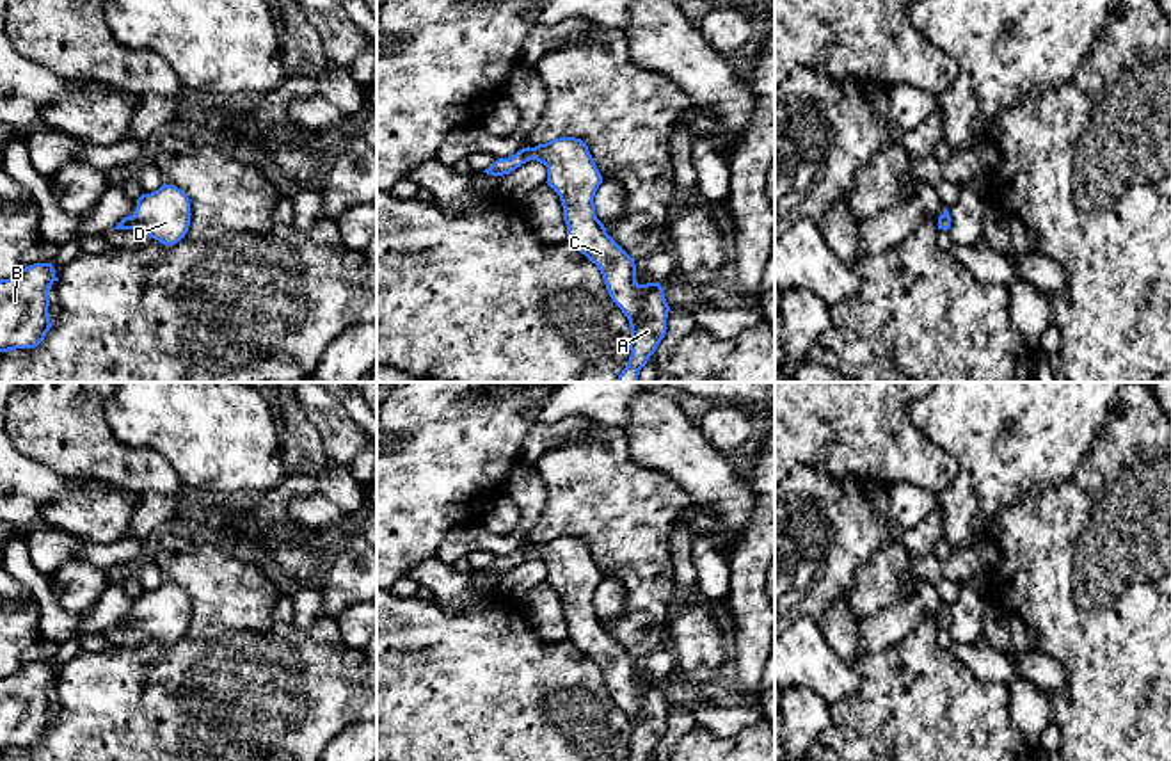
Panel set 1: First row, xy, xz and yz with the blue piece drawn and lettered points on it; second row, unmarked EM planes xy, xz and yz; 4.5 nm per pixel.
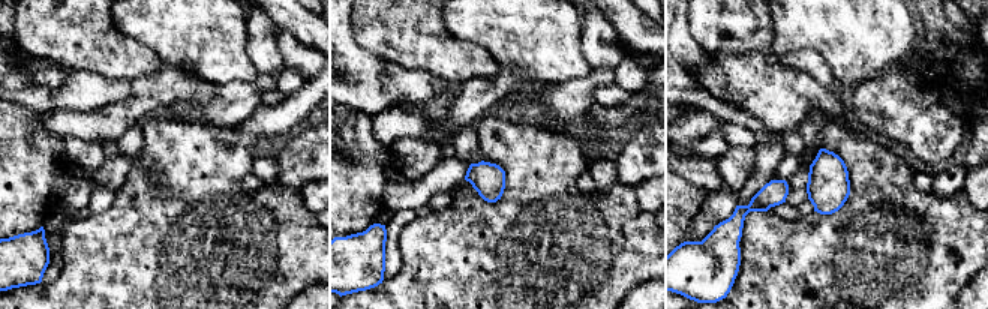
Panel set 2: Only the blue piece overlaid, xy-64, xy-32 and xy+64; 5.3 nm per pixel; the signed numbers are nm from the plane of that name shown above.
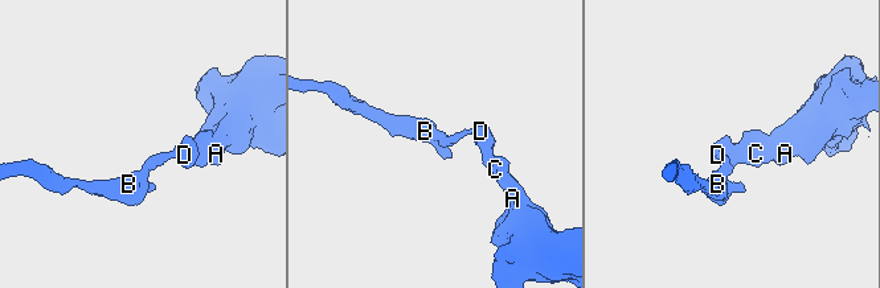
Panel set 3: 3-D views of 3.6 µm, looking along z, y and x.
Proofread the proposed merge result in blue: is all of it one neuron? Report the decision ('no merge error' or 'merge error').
no merge error

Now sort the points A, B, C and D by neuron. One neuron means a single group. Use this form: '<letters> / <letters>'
A B C D

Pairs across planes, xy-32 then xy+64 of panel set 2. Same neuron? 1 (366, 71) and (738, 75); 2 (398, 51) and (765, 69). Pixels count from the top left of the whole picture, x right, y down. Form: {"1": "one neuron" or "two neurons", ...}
{"1": "two neurons", "2": "two neurons"}

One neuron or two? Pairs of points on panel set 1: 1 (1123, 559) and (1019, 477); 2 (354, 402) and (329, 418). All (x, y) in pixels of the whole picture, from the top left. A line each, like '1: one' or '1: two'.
1: two
2: two

